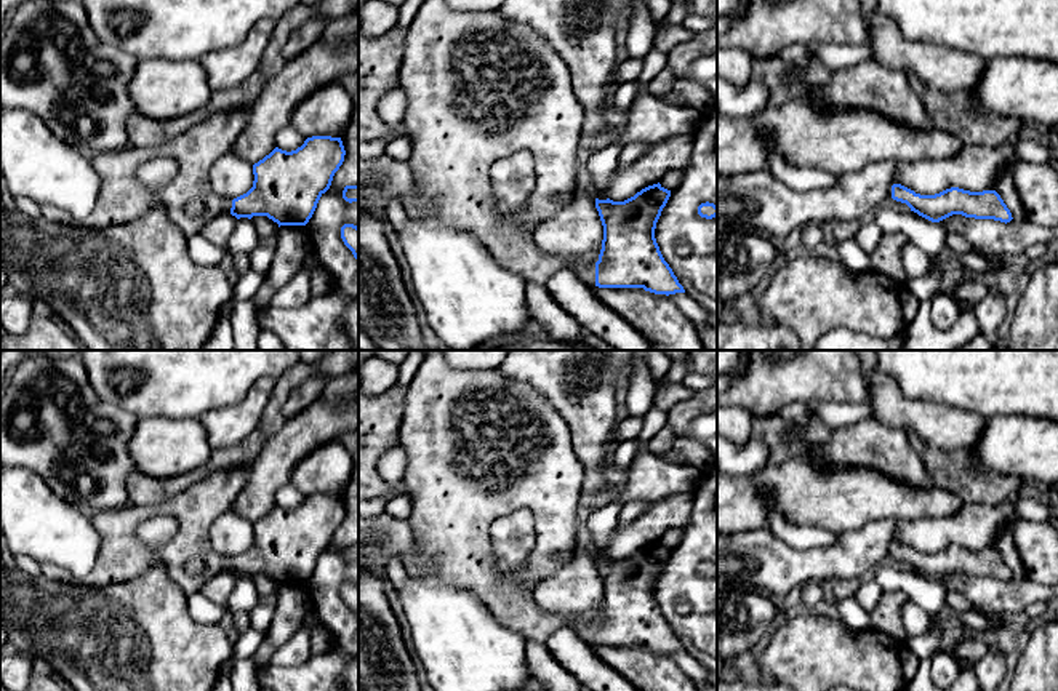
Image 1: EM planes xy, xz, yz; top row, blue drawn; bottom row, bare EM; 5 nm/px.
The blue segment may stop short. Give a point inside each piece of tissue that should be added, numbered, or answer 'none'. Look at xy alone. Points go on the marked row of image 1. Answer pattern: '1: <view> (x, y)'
1: xy (189, 199)

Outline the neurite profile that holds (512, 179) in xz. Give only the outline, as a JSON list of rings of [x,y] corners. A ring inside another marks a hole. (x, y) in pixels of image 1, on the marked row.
[[[528,152],[496,160],[490,168],[493,197],[504,214],[519,211],[536,186],[535,163]]]

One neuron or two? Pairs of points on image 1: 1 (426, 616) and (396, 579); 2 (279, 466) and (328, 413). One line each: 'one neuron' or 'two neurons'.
1: two neurons
2: one neuron

